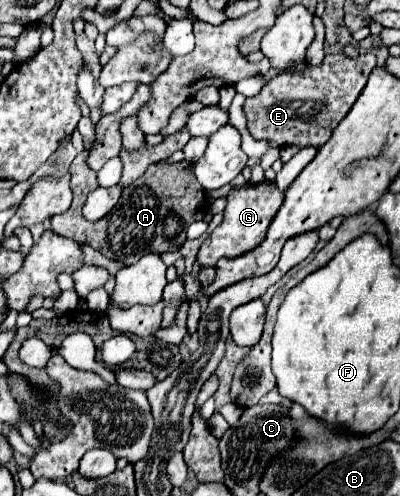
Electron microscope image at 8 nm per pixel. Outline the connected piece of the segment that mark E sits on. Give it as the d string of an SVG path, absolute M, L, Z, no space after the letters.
M339 52L325 56L319 66L311 66L305 72L279 74L269 80L257 96L245 100L243 112L247 116L247 130L255 140L269 140L271 146L277 148L287 144L321 148L365 88L375 62L377 58L371 52L363 52L357 60Z

